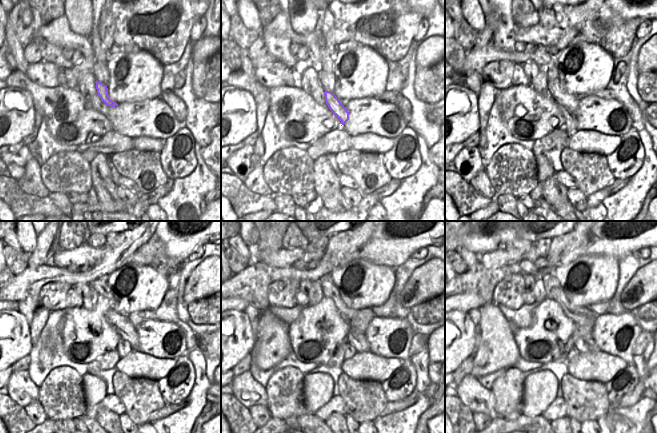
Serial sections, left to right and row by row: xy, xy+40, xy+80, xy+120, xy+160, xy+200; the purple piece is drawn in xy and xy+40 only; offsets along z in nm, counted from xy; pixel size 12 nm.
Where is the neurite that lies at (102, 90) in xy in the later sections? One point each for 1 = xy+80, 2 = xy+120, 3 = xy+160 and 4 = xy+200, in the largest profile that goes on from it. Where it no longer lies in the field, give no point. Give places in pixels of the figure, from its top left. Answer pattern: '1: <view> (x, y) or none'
1: xy+80 (571, 124)
2: xy+120 (124, 349)
3: xy+160 (350, 351)
4: xy+200 (574, 352)

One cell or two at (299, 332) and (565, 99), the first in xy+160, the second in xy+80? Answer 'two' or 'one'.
two

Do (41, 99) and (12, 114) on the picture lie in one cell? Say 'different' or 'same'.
different

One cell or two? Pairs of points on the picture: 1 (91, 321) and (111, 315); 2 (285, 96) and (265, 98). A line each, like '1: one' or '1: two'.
1: two
2: one

